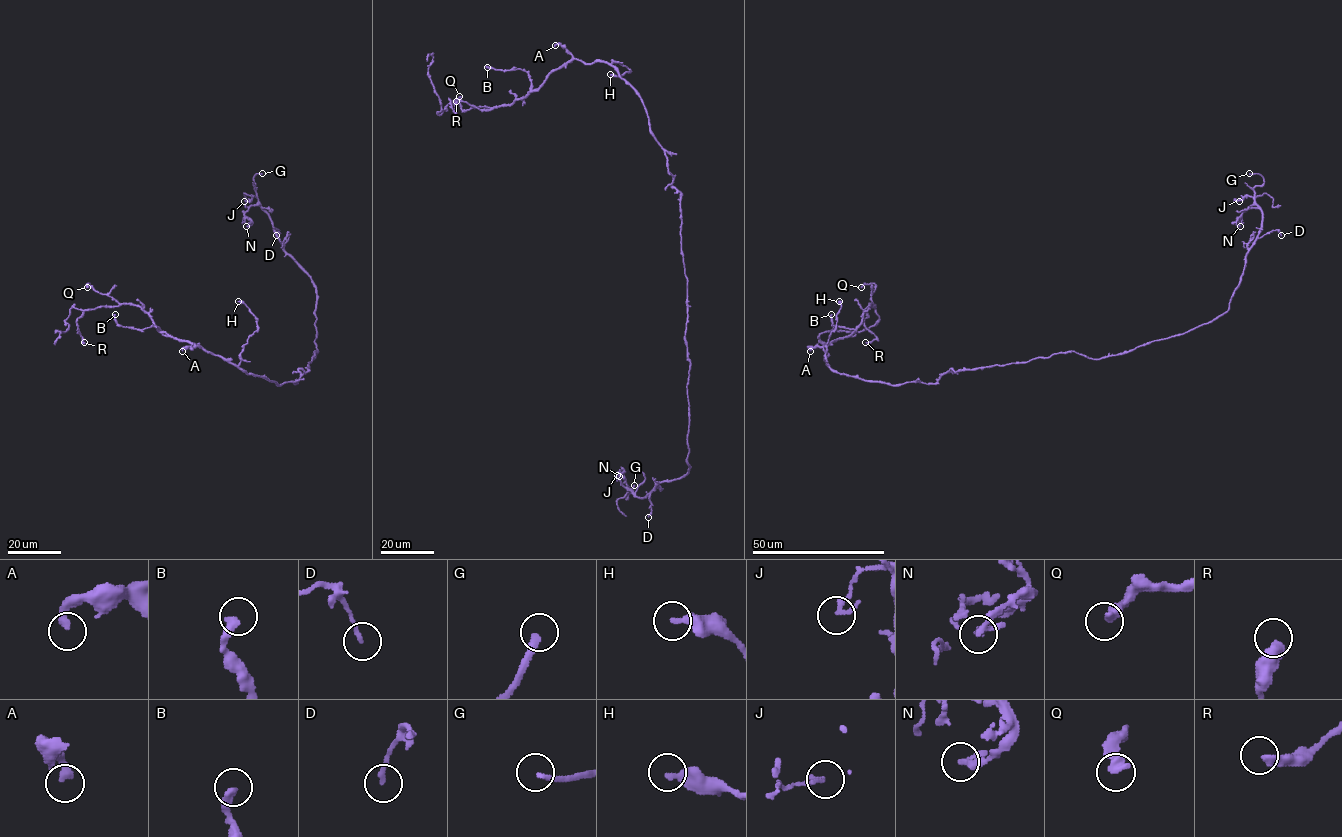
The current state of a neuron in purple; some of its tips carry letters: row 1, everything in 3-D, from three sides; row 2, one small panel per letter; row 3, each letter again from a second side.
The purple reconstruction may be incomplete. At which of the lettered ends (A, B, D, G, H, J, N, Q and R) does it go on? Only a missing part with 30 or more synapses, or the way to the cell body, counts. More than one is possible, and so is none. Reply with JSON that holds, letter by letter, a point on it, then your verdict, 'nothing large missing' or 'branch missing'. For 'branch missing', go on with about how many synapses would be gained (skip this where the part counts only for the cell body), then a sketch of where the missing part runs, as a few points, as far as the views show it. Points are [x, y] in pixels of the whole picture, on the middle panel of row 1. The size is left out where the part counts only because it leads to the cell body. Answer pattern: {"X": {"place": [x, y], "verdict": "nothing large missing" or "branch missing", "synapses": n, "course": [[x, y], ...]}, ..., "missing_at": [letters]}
{"A": {"place": [555, 45], "verdict": "nothing large missing"}, "B": {"place": [487, 67], "verdict": "nothing large missing"}, "D": {"place": [648, 517], "verdict": "nothing large missing"}, "G": {"place": [634, 485], "verdict": "branch missing", "course": [[634, 485], [630, 469], [632, 452], [625, 447]]}, "H": {"place": [610, 74], "verdict": "nothing large missing"}, "J": {"place": [617, 475], "verdict": "nothing large missing"}, "N": {"place": [619, 476], "verdict": "nothing large missing"}, "Q": {"place": [459, 96], "verdict": "nothing large missing"}, "R": {"place": [456, 101], "verdict": "nothing large missing"}, "missing_at": ["G"]}

